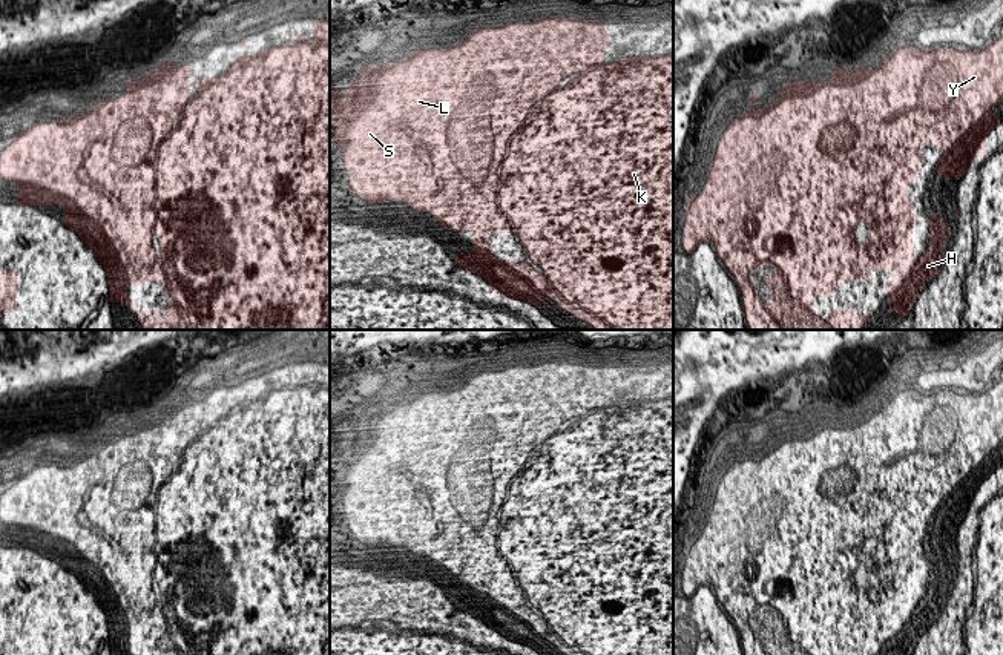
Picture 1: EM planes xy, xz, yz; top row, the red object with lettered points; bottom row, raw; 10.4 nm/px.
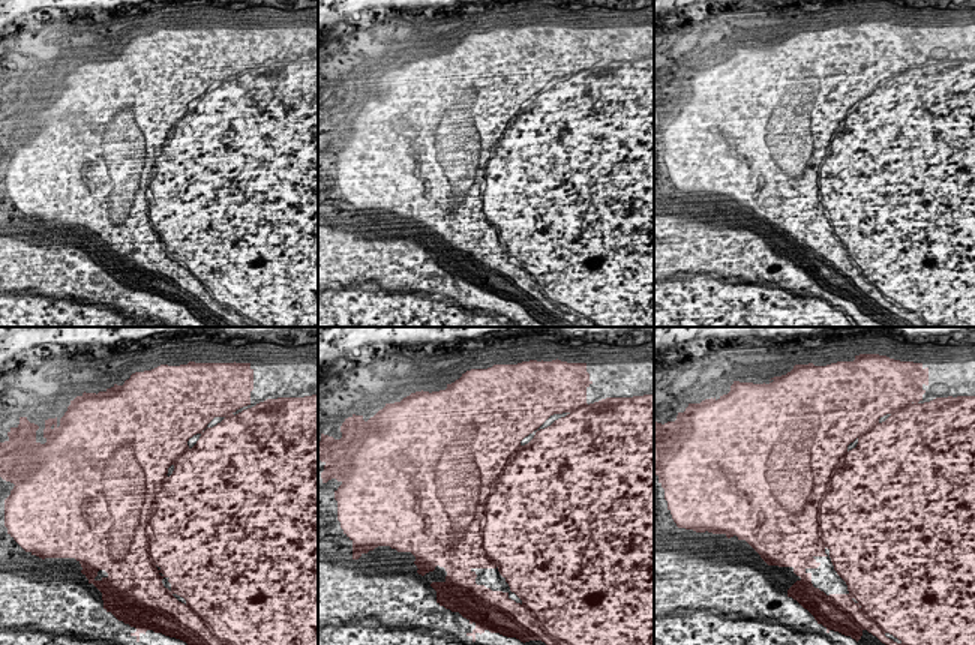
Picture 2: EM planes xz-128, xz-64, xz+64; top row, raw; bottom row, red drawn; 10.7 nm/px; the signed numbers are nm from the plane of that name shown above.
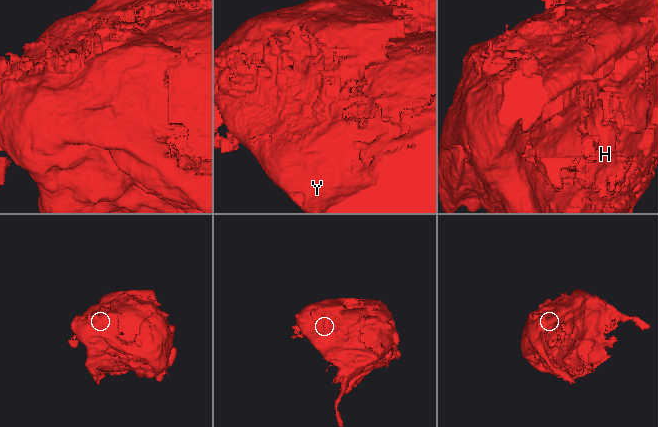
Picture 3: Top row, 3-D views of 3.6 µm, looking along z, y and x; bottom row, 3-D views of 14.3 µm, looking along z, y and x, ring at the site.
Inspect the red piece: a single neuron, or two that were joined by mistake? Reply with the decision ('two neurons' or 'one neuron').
one neuron

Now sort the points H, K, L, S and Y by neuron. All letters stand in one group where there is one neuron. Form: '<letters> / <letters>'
H K L S Y

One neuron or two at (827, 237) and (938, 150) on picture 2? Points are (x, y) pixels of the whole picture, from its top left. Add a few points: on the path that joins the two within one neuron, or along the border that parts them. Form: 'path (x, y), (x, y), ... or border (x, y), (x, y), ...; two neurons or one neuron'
border (813, 219), (810, 246), (849, 257); two neurons

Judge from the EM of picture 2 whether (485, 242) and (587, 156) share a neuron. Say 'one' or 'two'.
two

